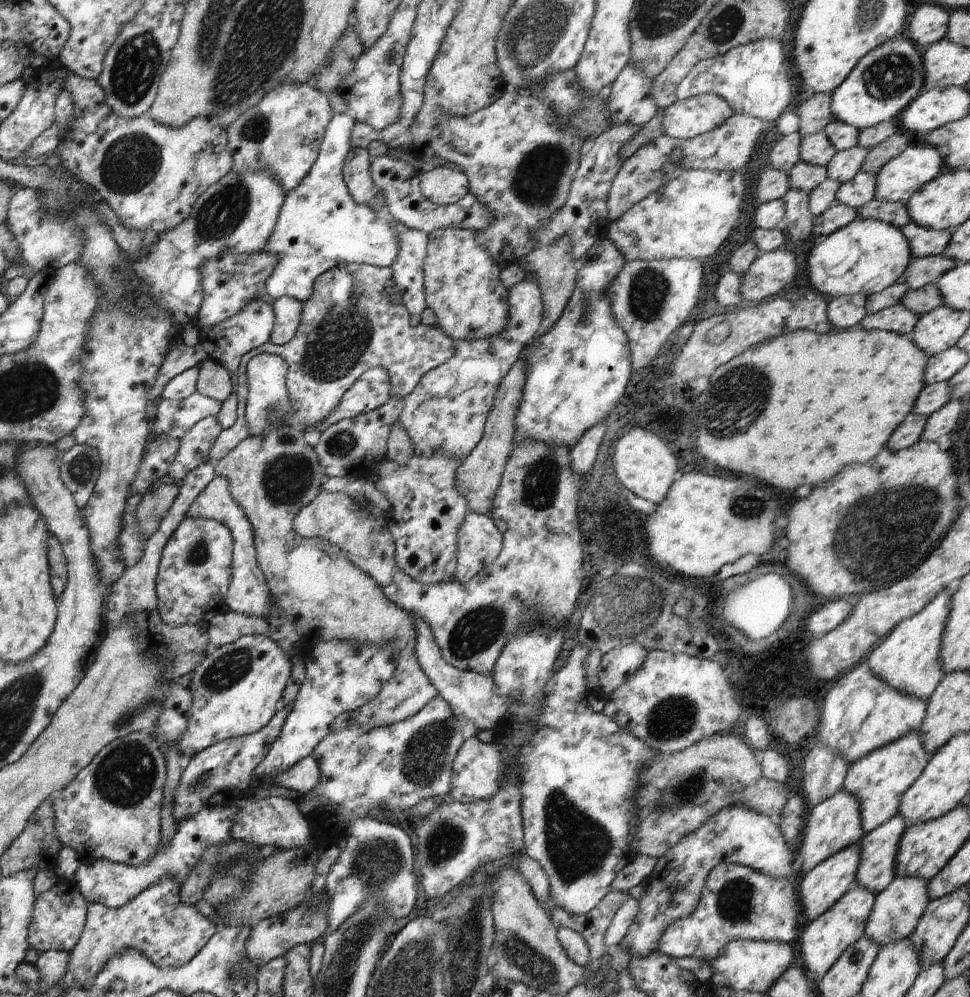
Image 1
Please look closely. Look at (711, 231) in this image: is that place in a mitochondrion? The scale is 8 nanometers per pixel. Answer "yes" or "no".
no

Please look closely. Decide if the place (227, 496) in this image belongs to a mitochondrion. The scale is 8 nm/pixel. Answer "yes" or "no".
no

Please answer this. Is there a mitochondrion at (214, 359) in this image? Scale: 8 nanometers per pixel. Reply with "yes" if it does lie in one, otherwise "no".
no

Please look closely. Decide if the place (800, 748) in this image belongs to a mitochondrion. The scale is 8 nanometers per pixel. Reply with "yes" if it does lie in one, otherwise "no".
no

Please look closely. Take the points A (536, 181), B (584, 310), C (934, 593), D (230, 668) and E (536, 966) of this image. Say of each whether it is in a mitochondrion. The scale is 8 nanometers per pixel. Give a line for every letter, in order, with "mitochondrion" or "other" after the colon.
A: mitochondrion
B: mitochondrion
C: other
D: mitochondrion
E: mitochondrion

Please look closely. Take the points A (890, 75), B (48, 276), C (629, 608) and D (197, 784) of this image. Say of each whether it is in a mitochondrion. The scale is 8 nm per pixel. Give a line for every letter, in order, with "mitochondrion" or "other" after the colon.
A: mitochondrion
B: other
C: mitochondrion
D: mitochondrion

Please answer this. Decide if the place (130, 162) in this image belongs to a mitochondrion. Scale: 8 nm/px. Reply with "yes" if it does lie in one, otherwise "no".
yes

